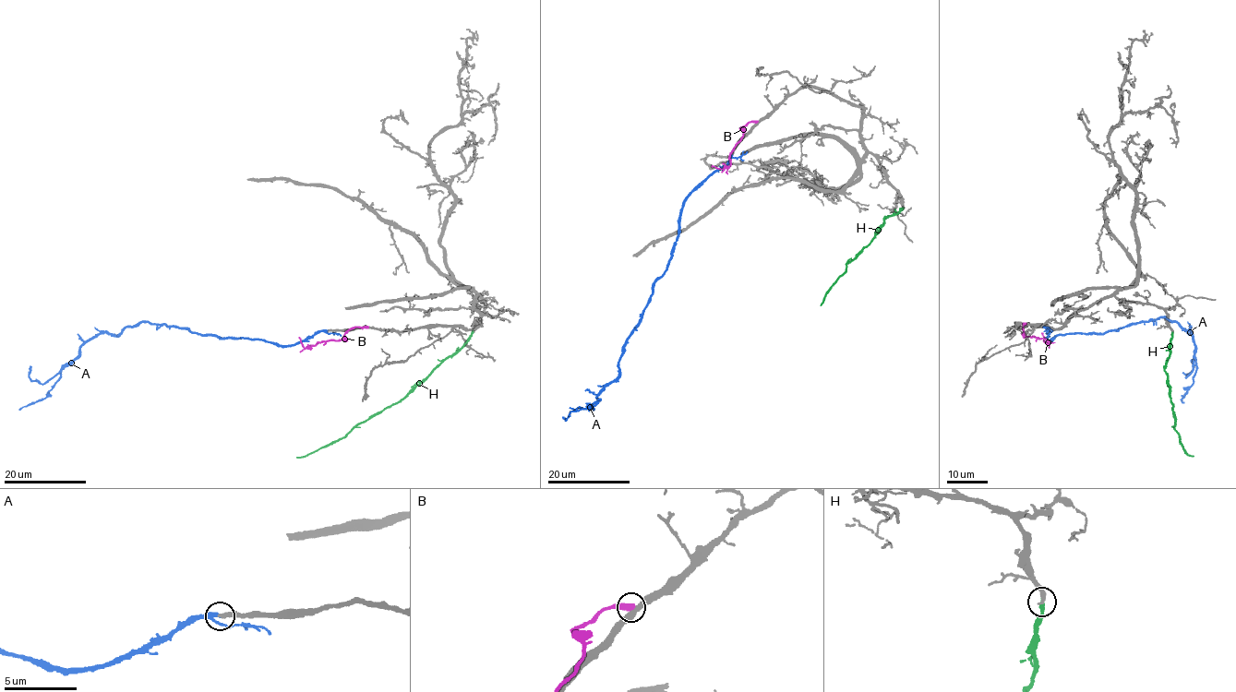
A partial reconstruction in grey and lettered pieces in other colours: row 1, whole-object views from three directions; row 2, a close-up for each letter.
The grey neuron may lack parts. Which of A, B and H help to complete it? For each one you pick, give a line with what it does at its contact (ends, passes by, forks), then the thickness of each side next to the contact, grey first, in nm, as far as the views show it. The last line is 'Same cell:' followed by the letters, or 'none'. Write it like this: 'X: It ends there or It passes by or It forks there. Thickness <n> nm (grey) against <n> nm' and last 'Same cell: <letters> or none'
A: It passes by. Thickness 320 nm (grey) against 240 nm
H: It ends there. Thickness 300 nm (grey) against 280 nm
Same cell: A, H

